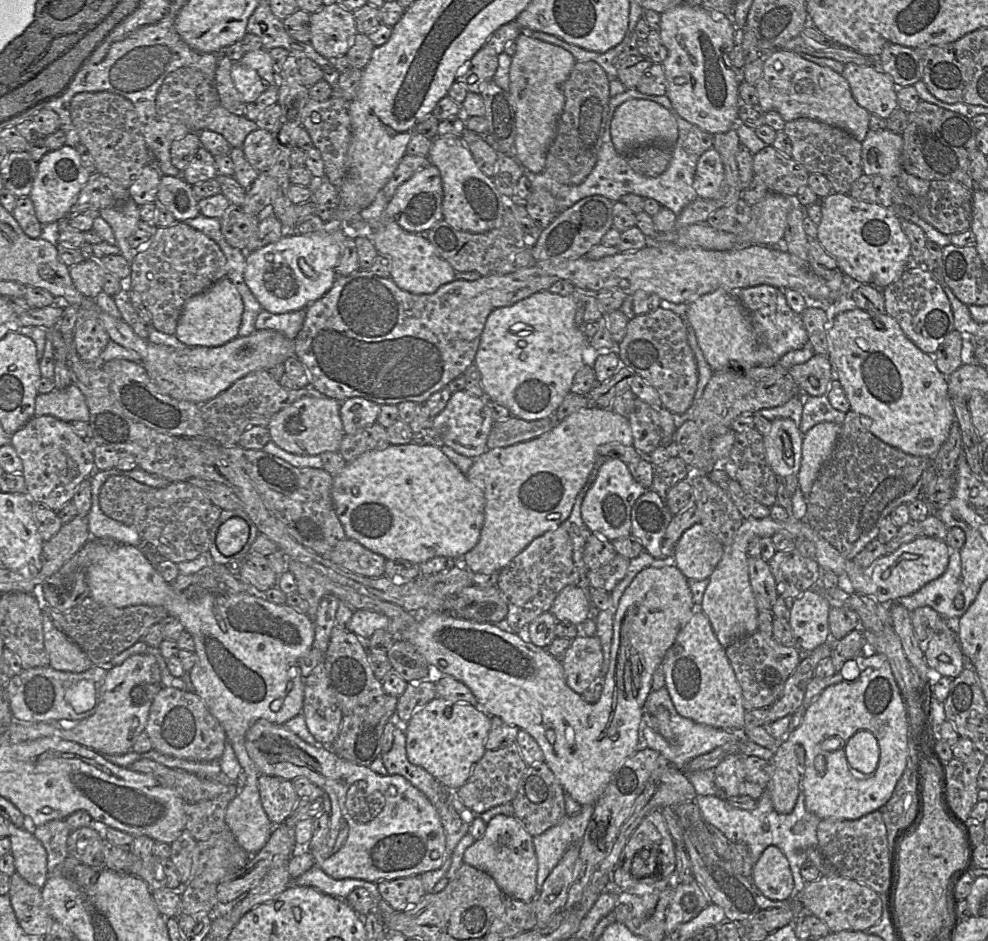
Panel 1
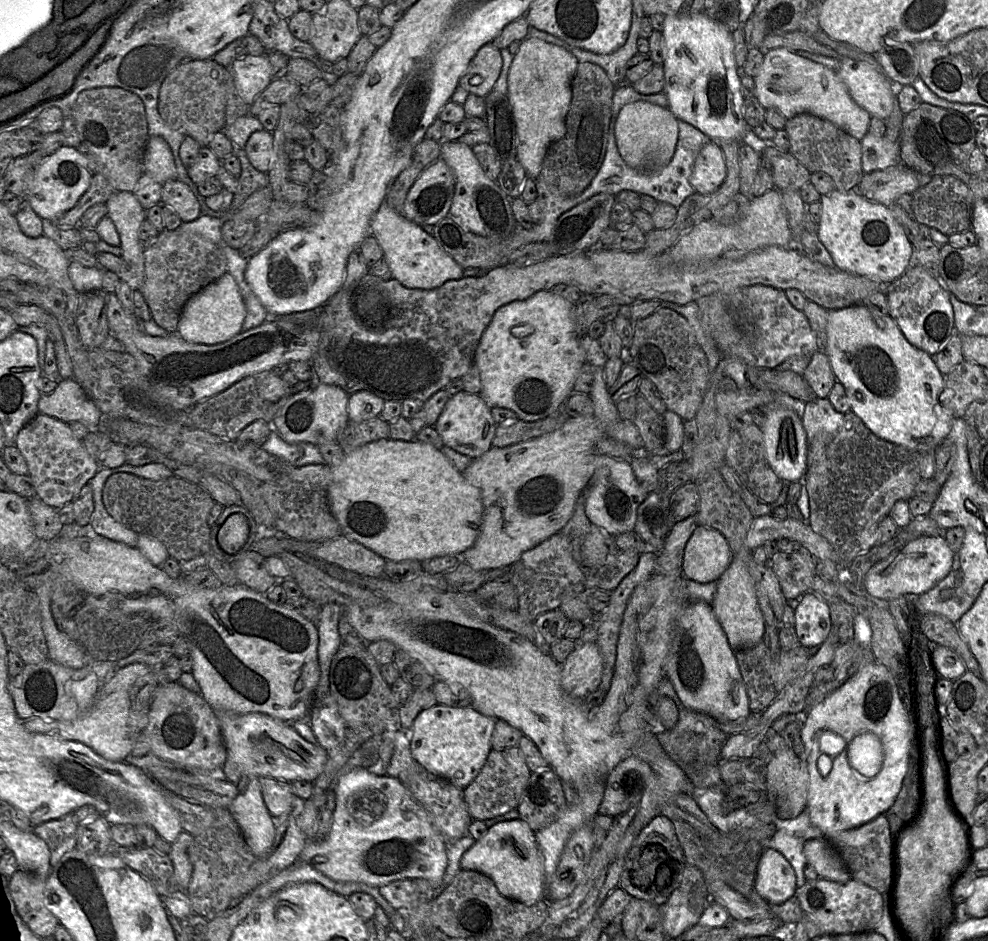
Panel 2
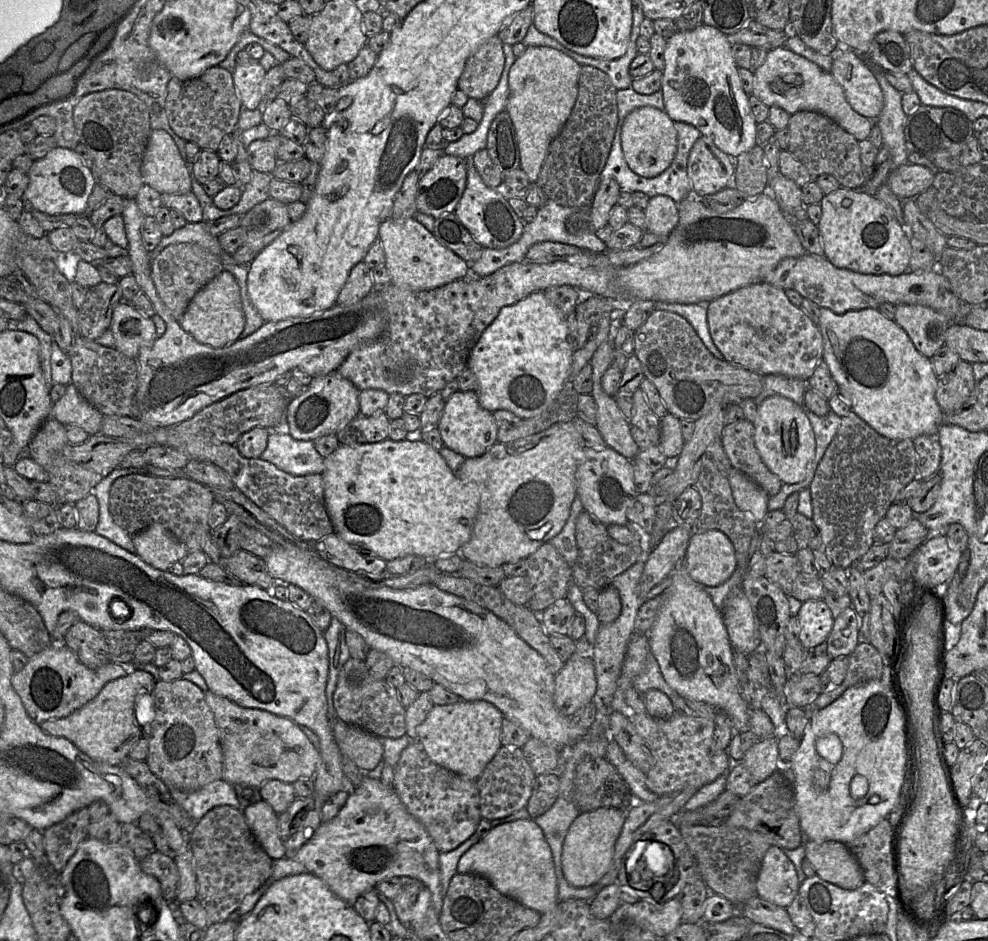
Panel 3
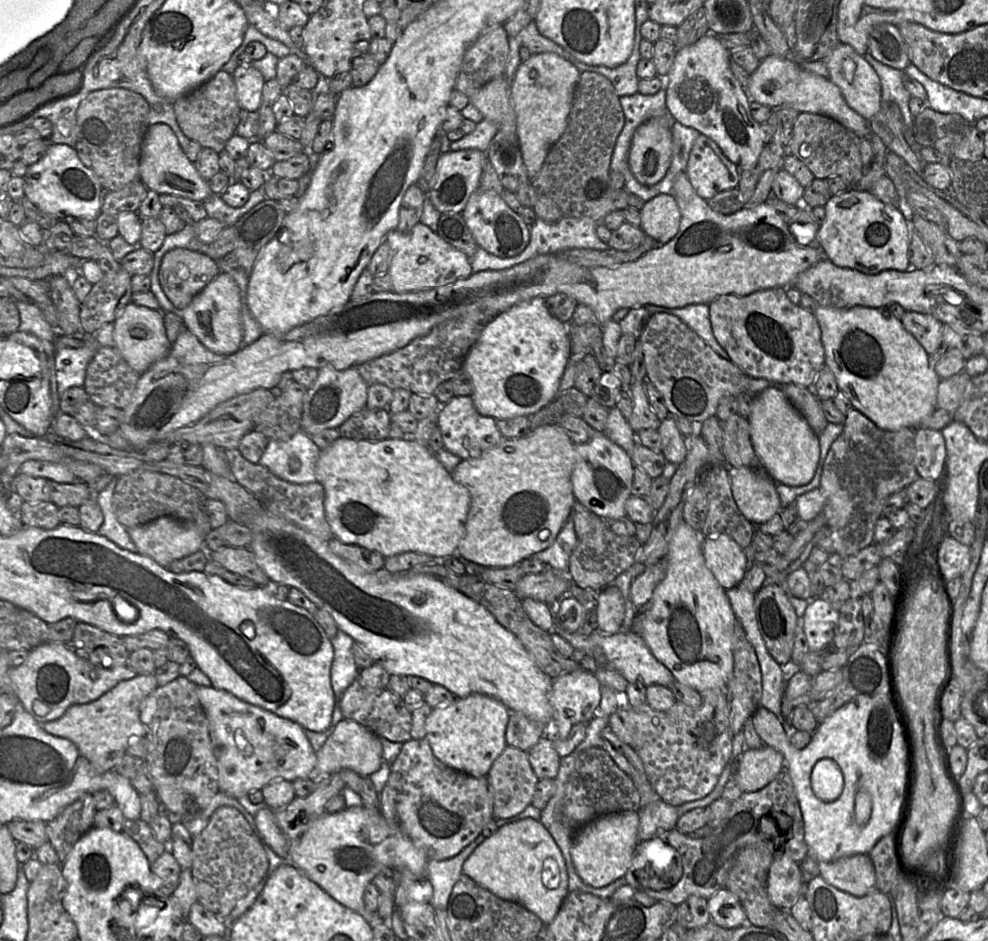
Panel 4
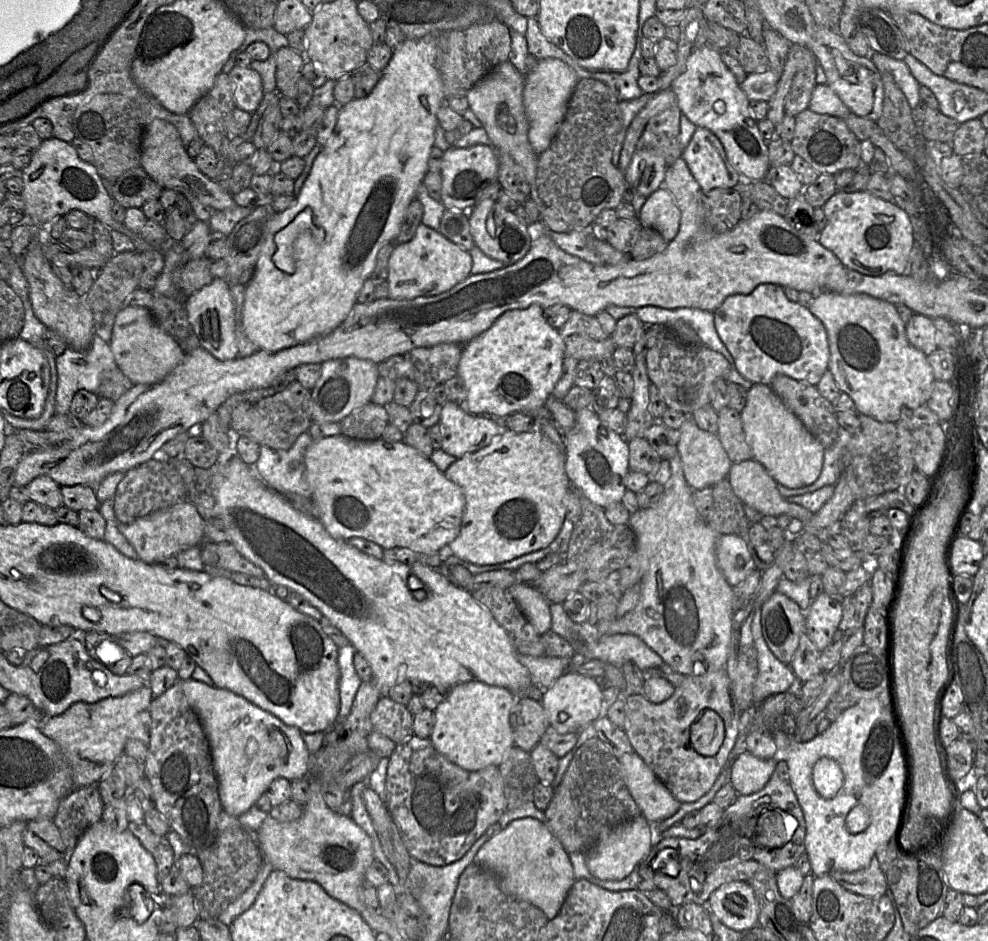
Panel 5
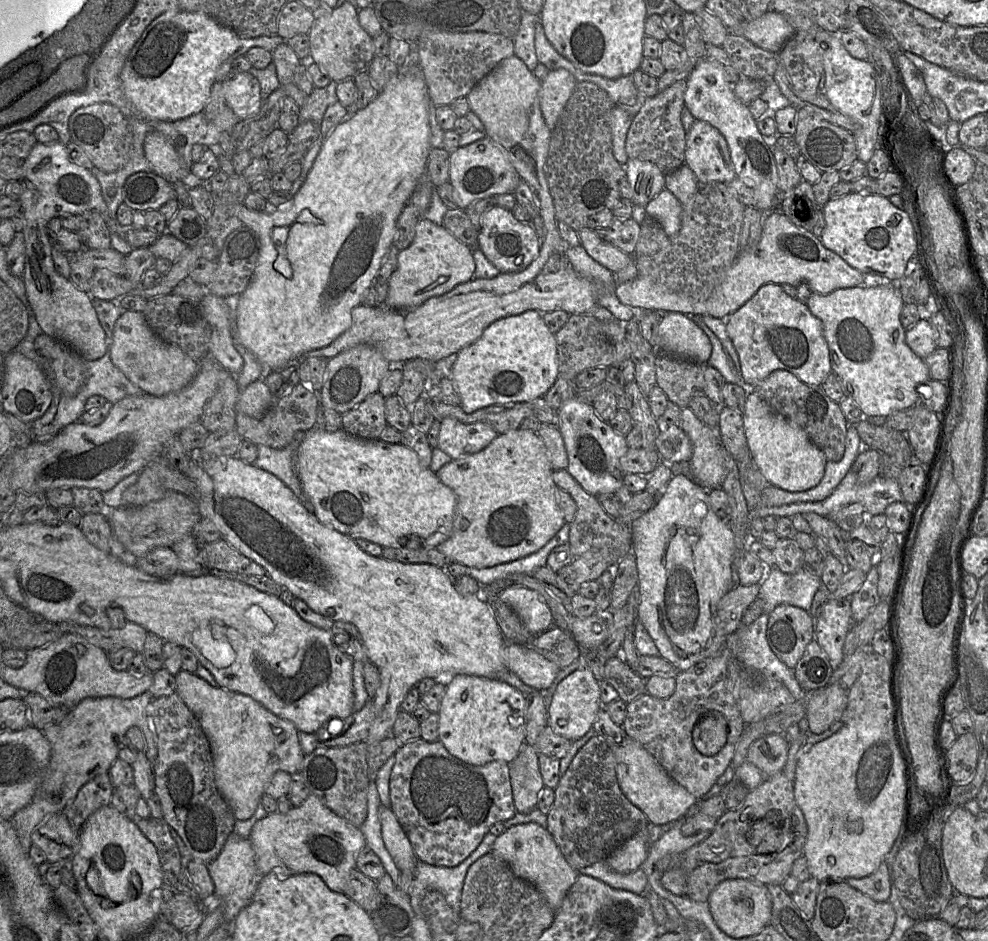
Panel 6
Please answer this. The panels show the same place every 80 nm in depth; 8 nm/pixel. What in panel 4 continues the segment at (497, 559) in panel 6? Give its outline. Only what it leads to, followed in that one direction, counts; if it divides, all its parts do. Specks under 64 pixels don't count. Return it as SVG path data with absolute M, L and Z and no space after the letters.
M558 424L543 425L523 437L503 438L497 446L488 450L481 456L471 459L462 459L451 472L451 475L455 482L468 489L471 496L471 502L466 521L465 535L457 547L457 552L468 561L482 565L483 567L503 568L513 566L521 562L524 558L529 558L535 553L549 547L554 542L564 523L570 516L573 504L576 501L571 482L575 460L575 444Z

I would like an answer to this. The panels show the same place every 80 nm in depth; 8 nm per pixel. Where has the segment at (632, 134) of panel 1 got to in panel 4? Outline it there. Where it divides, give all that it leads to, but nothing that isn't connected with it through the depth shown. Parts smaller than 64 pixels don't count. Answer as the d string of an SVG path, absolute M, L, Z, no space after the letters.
M654 117L633 133L628 164L638 182L652 186L663 179L672 161L672 130L664 118Z

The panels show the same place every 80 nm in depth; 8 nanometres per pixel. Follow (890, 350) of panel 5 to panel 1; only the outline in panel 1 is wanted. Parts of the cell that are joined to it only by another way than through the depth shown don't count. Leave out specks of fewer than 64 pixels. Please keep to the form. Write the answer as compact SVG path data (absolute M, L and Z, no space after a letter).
M857 307L839 313L828 330L828 357L833 378L838 379L850 404L864 426L875 437L904 453L934 458L956 422L948 382L936 367L933 356L922 352L904 334L891 316Z

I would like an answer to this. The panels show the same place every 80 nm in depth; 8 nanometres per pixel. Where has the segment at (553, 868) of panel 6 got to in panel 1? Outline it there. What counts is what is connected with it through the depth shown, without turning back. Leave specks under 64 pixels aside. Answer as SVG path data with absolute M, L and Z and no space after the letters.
M496 815L487 823L483 837L466 849L463 863L491 876L505 895L530 903L538 895L536 885L538 863L533 839L534 837L515 817Z

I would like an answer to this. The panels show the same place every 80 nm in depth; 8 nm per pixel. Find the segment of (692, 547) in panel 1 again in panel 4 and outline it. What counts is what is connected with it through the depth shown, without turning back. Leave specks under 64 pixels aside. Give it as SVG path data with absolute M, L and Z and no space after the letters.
M726 534L704 537L702 551L706 566L725 589L736 586L747 572L745 550Z

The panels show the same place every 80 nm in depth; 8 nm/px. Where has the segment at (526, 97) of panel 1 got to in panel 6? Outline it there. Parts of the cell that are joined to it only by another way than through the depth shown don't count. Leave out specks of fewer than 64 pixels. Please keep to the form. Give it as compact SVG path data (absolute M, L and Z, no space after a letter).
M566 69L551 70L541 81L540 108L547 127L554 130L562 111L576 86L577 80Z

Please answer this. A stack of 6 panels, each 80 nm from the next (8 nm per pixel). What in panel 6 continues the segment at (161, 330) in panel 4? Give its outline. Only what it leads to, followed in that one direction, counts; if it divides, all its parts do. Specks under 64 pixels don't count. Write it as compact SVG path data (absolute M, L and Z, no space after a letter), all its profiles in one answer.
M124 311L117 319L110 339L113 364L144 393L164 396L181 390L196 376L199 363L178 346L163 341L149 327L144 314Z

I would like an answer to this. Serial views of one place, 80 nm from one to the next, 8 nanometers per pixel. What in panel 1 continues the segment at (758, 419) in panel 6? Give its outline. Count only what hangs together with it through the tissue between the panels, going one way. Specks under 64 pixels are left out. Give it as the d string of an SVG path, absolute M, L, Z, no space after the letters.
M779 418L771 421L770 431L763 435L766 461L777 476L778 483L785 484L785 477L796 476L800 470L802 458L802 437L799 427L793 420Z

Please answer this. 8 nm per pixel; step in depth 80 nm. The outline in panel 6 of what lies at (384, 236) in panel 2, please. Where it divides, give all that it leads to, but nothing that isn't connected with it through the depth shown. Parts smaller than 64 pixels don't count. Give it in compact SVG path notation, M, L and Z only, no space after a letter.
M421 218L416 225L412 243L398 253L397 267L388 281L385 304L395 308L419 306L474 279L475 267L471 247L456 239L443 225Z

